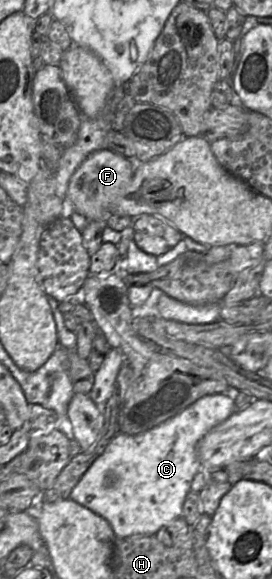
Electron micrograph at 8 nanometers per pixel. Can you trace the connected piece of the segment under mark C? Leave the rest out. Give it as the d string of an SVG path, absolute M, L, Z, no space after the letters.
M229 390L199 398L179 414L146 432L133 436L118 433L82 475L69 498L104 518L117 538L155 535L161 527L182 517L182 506L192 479L202 466L196 450L198 442L236 410L234 393Z

